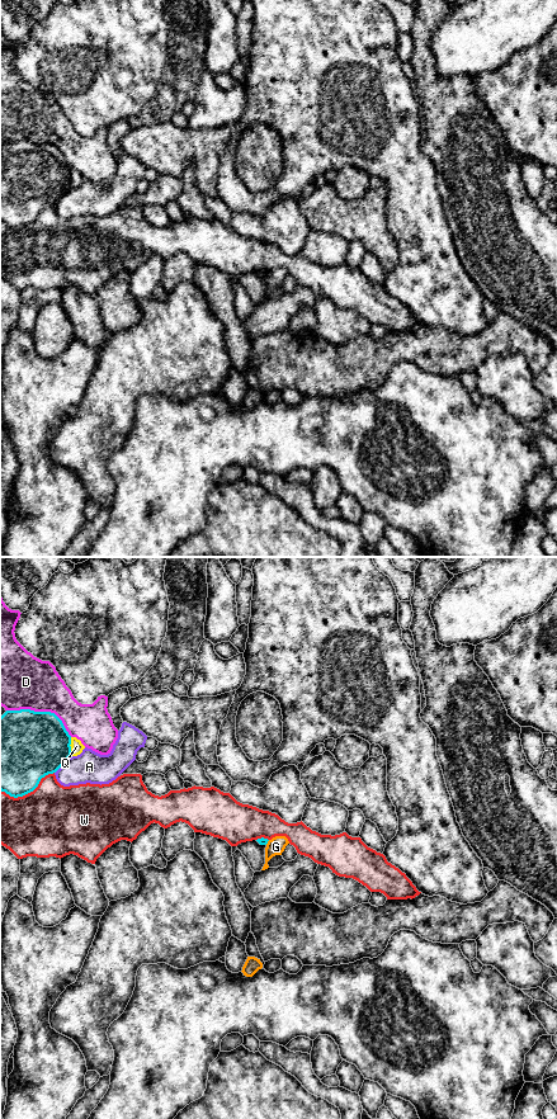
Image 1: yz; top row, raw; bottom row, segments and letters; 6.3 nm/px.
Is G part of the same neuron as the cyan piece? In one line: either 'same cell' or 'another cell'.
another cell

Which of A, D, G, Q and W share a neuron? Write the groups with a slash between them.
A / D / G / Q / W

